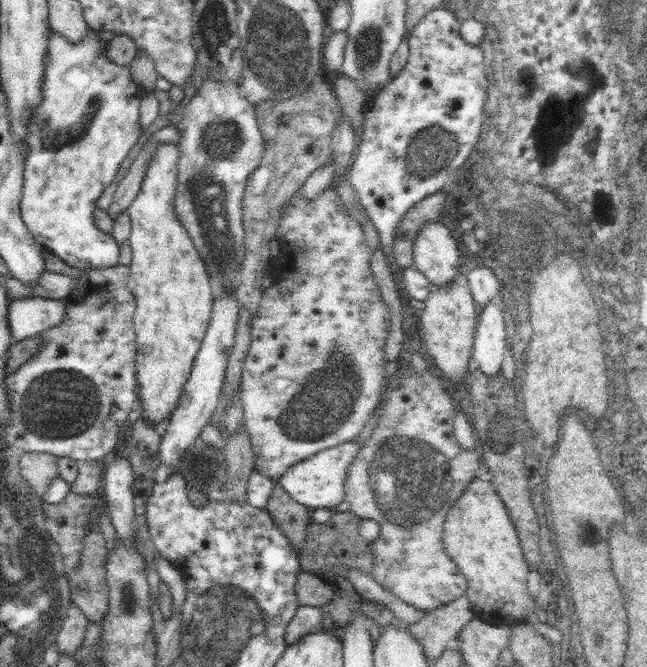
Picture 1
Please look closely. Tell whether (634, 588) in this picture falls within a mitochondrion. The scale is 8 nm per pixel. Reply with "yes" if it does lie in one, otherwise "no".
no

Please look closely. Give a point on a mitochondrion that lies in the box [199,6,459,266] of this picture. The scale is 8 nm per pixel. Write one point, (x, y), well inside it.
(371, 46)

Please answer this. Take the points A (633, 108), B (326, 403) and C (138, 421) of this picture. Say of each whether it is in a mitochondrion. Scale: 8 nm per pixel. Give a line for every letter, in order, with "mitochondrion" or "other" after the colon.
A: mitochondrion
B: mitochondrion
C: other

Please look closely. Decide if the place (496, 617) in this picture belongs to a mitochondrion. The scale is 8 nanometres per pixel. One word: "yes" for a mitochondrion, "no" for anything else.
no

